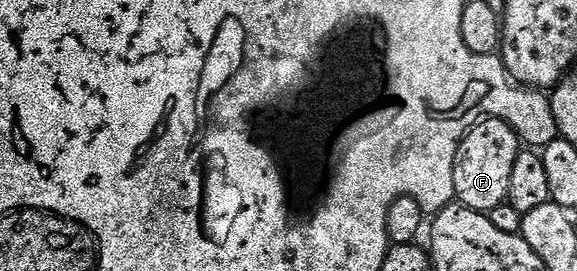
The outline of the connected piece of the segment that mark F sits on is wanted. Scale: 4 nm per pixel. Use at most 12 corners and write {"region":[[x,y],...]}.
{"region":[[479,120],[452,167],[456,200],[485,214],[505,203],[521,137]]}

